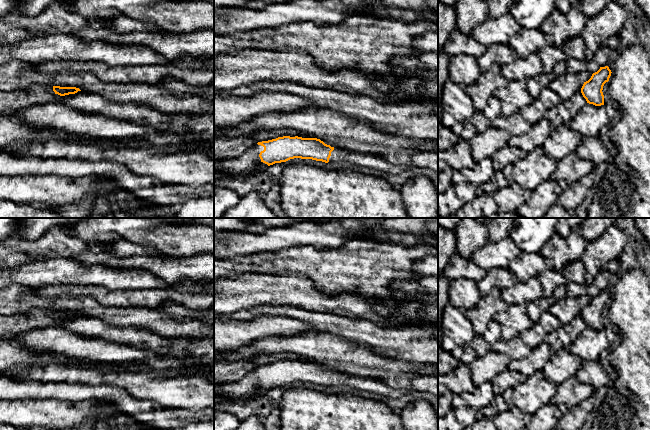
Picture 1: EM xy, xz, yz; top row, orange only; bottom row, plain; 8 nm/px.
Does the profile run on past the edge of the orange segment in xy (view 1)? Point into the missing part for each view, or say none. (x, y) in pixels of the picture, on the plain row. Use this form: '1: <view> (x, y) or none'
1: none

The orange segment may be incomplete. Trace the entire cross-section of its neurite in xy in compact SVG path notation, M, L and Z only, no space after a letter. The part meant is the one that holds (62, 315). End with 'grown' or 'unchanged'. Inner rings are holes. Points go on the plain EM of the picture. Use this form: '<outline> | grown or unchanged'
M53 310L53 315L55 316L55 318L58 318L60 320L65 320L65 319L69 319L69 318L75 318L81 314L76 311Z | unchanged

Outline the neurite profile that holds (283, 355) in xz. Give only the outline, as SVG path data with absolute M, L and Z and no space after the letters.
M290 352L275 354L261 354L252 360L222 361L214 363L214 383L227 383L238 381L258 366L276 363L278 361L302 361L309 362L305 358Z

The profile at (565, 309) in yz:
M566 295L555 303L550 304L548 311L563 326L567 326L576 315L581 314L583 308L584 306L579 297L569 297Z

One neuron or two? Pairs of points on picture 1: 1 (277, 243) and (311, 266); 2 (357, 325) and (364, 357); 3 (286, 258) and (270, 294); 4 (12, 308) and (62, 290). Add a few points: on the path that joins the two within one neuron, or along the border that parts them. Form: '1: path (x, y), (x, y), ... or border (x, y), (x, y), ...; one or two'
1: border (309, 245), (263, 252); two
2: border (337, 335), (356, 339), (372, 346); two
3: border (276, 271), (282, 274), (302, 275); two
4: border (32, 290), (44, 297), (63, 297); two

